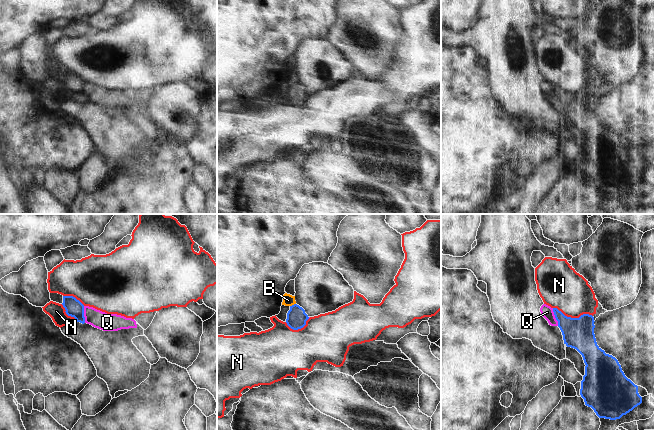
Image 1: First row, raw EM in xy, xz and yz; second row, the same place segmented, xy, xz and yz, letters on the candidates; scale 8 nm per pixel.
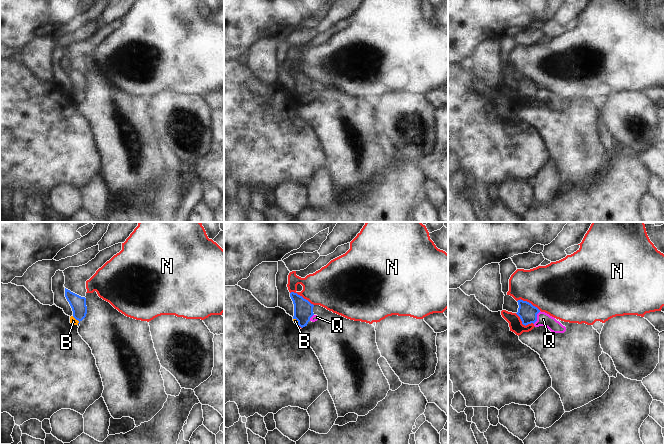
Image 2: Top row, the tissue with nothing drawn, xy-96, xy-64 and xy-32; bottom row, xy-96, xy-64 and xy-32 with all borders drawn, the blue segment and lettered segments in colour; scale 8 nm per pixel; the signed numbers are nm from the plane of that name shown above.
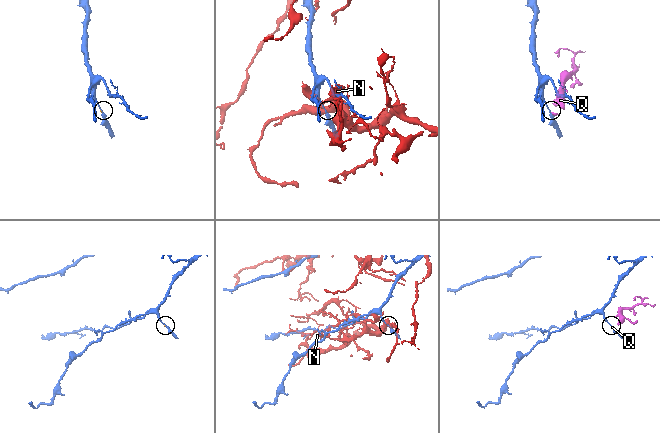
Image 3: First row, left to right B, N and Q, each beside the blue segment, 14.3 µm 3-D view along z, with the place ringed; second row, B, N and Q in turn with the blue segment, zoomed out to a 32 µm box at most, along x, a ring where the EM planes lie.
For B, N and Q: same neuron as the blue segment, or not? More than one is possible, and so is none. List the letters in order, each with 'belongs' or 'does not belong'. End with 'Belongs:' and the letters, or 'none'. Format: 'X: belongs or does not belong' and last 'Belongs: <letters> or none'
B: does not belong
N: does not belong
Q: does not belong
Belongs: none

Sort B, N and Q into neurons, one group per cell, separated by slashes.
B Q / N

